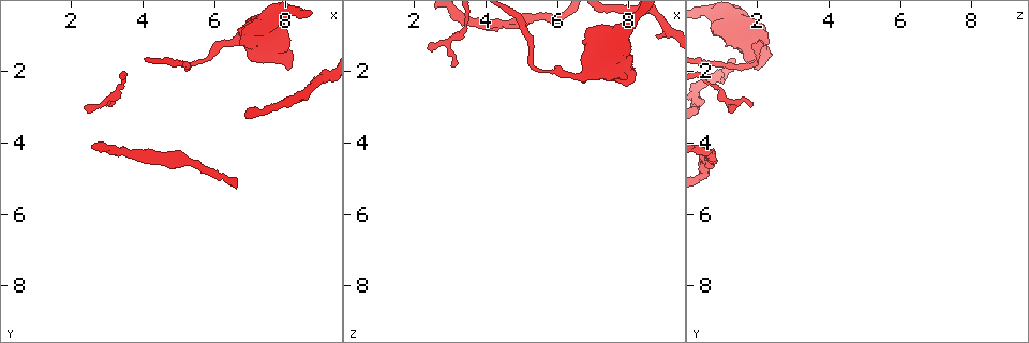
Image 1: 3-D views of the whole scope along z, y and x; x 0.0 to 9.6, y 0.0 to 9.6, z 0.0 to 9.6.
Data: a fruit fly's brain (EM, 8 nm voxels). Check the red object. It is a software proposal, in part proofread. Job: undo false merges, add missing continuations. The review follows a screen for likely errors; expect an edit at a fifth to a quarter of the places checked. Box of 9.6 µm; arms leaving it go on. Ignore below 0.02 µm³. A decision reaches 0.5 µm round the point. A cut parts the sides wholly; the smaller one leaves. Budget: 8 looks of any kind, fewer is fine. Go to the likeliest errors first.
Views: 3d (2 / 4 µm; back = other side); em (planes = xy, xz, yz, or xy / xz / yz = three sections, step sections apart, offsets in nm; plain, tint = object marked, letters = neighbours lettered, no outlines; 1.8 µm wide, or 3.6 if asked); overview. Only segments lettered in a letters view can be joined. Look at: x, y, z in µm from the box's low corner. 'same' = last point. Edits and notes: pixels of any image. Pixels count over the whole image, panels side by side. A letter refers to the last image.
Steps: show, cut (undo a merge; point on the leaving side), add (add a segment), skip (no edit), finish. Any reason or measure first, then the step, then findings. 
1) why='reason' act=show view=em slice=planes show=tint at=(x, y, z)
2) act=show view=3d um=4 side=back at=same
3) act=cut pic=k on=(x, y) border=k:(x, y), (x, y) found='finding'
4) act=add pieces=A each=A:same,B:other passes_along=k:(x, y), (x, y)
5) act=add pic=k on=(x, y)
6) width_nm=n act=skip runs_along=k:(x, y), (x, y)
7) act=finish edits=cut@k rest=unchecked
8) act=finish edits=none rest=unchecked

why='an open end' act=show view=em slice=planes show=plain at=(8.10, 1.90, 2.00)

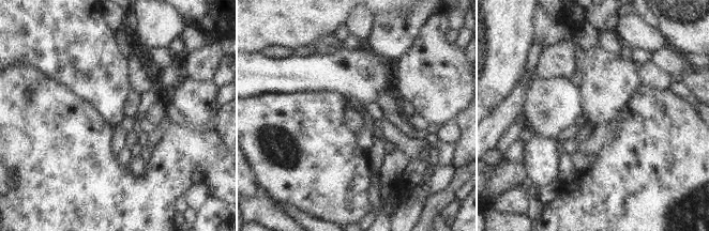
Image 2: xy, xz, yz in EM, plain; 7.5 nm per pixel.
act=show view=em slice=planes show=letters at=same

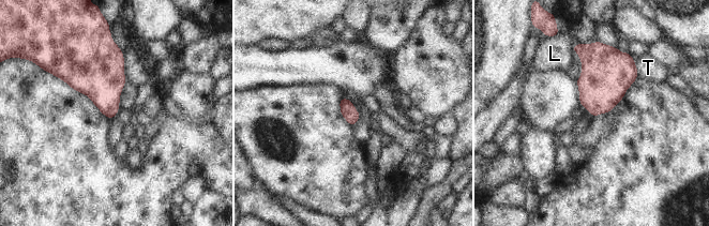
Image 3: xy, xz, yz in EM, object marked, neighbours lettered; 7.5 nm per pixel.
act=skip each=L:other,T:other border=3:(631, 56), (637, 71), (637, 76) found='none of them fits'

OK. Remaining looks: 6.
act=show view=3d um=4 side=back at=(5.65, 1.70, 1.95)

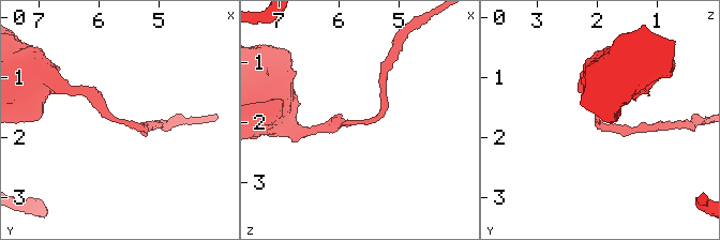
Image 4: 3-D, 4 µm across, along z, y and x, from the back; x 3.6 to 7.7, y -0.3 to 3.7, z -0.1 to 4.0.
arm_widths_nm=190,190 why='shape alone is not enough' act=show view=em slice=xz step=8 show=tint at=(5.60, 1.70, 2.00)

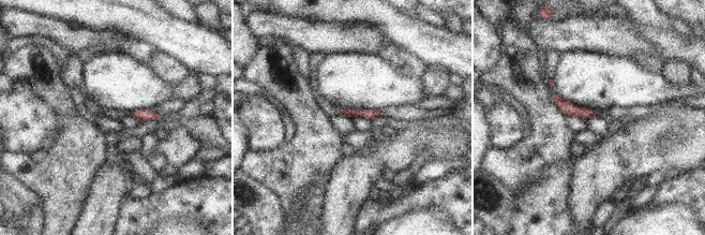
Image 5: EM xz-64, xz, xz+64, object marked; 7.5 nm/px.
why='another direction' act=show view=em slice=planes show=letters at=same

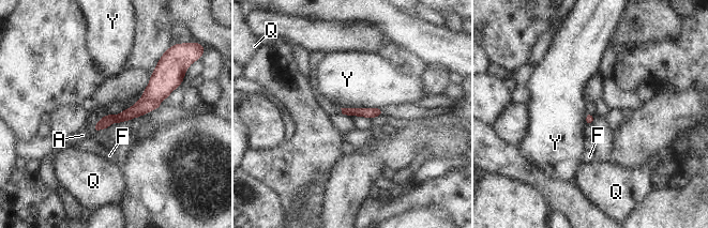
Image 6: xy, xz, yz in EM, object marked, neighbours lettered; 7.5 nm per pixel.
longest_contact=Y:300nm act=cut pic=6 on=(142, 106) each=A:other,F:other,Q:other,Y:other border=6:(141, 97), (157, 102) found='two cells meet here'

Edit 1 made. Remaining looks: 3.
act=finish edits=cut@6 rest=unchecked

